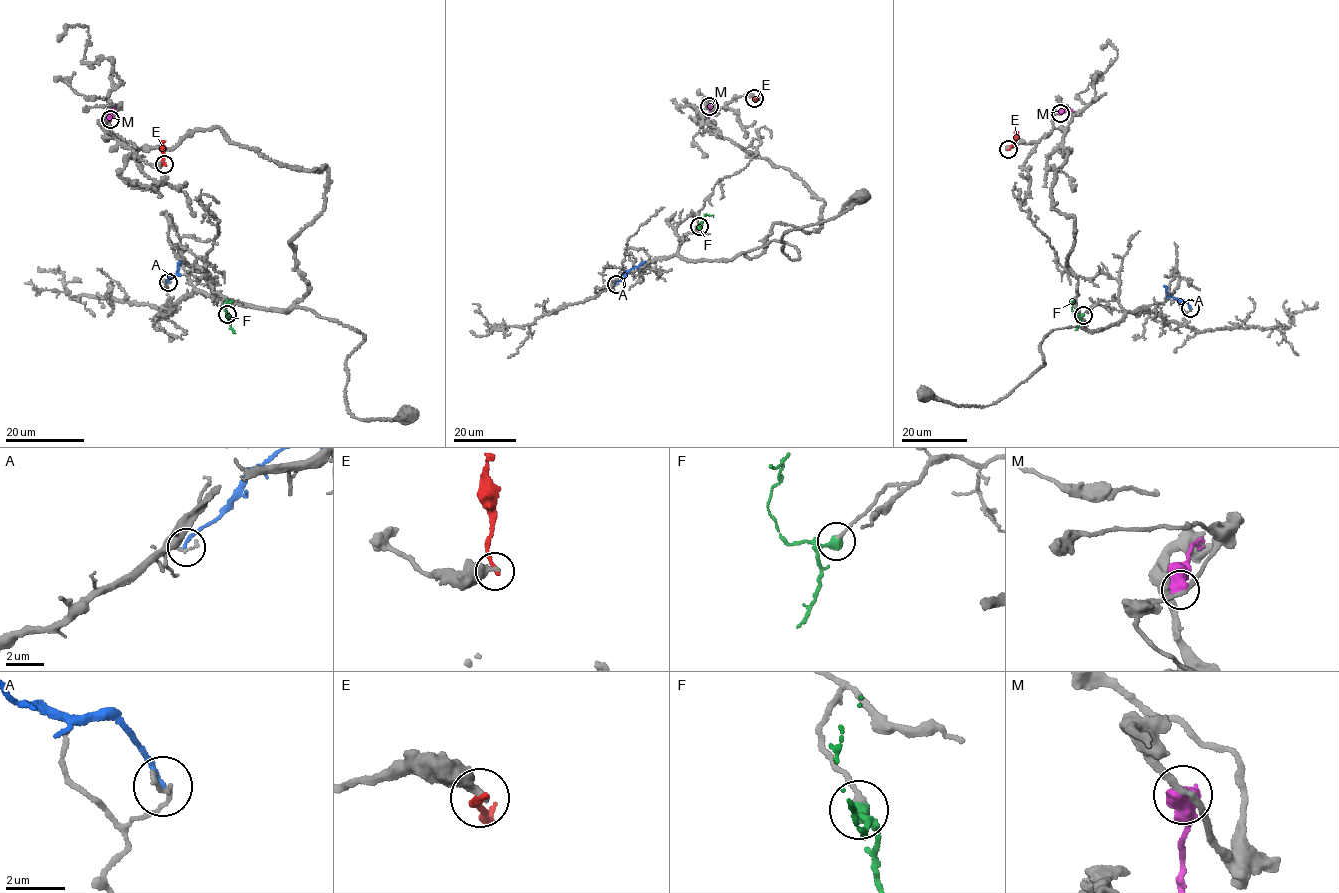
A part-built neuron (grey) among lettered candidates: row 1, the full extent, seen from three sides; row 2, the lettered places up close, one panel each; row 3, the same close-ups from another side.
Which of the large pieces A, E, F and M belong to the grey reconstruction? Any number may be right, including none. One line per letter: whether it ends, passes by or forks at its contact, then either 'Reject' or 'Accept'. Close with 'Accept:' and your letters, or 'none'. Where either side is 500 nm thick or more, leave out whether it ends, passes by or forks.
A: It ends there. Reject
E: It ends there. Reject
F: It ends there. Accept
M: Reject
Accept: F

